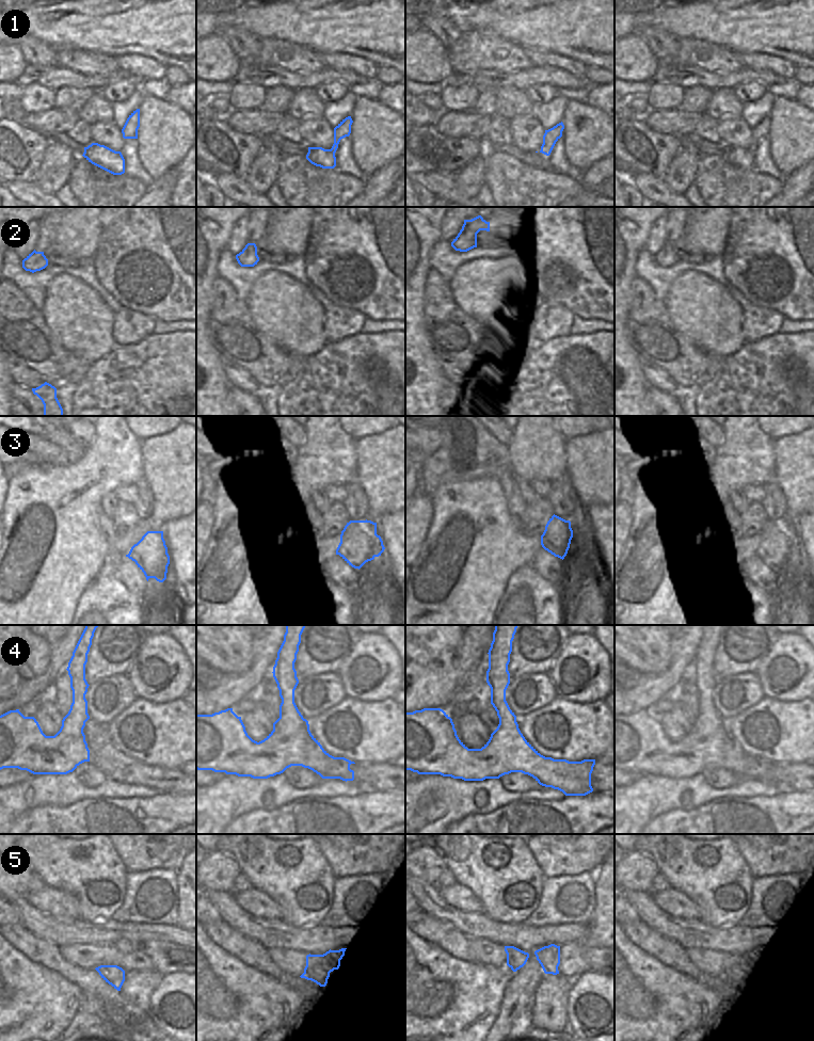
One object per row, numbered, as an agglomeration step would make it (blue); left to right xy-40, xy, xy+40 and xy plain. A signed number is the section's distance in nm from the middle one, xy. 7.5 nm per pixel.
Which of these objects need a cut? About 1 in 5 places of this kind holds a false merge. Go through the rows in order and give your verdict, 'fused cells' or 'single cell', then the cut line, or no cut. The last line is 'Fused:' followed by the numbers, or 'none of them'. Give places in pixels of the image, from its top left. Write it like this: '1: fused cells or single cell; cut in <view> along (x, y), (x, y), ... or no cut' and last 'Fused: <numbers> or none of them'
1: single cell; no cut
2: single cell; no cut
3: single cell; no cut
4: single cell; no cut
5: fused cells; cut in xy along (323, 954), (326, 956), (328, 963), (336, 969)
Fused: 5

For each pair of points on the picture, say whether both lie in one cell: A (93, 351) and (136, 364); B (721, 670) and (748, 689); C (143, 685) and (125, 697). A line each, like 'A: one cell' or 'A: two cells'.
A: two cells
B: two cells
C: two cells

